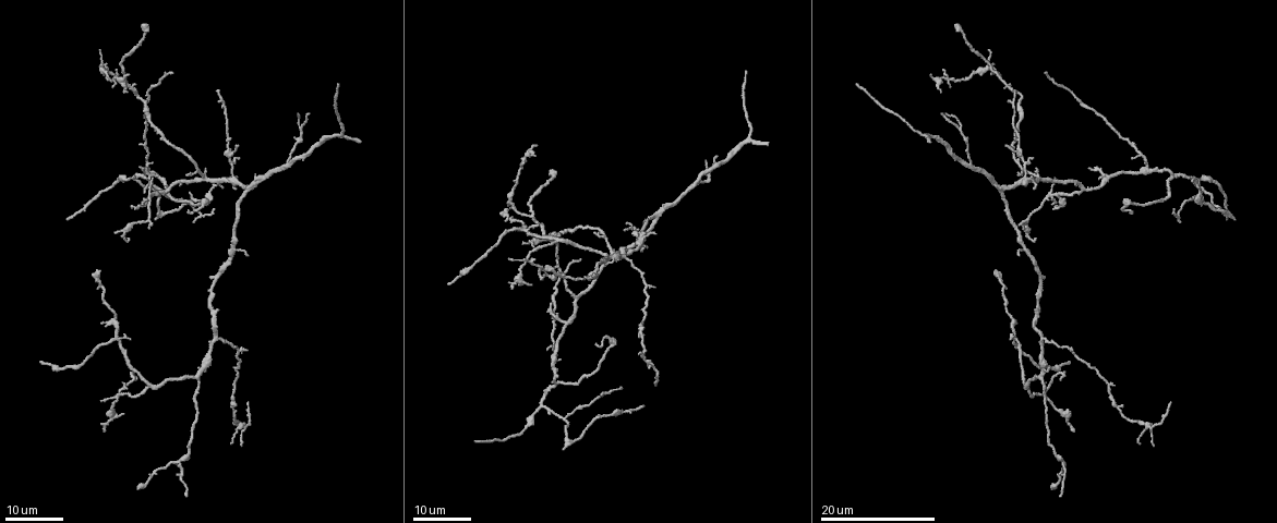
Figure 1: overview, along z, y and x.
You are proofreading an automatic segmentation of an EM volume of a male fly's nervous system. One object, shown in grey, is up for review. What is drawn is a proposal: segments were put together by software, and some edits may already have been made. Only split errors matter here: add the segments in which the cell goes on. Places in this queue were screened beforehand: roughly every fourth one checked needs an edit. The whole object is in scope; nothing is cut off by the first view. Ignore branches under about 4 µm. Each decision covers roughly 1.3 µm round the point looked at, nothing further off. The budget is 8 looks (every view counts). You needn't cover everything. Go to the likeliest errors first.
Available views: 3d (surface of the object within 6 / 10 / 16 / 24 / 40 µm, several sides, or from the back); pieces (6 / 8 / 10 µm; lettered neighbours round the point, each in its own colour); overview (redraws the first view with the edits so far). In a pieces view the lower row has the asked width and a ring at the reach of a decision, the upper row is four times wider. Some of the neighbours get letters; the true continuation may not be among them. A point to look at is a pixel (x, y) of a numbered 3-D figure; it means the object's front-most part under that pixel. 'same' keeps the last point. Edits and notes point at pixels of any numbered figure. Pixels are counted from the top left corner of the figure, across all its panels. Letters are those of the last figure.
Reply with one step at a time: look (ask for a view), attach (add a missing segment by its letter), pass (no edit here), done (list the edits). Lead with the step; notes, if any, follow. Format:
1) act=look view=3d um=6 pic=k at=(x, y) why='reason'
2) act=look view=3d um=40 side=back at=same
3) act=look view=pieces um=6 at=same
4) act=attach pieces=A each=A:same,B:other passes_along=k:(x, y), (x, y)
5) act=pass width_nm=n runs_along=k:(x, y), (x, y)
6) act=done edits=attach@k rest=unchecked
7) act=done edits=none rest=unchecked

act=look view=3d um=16 pic=1 at=(766, 145) why='an open end'

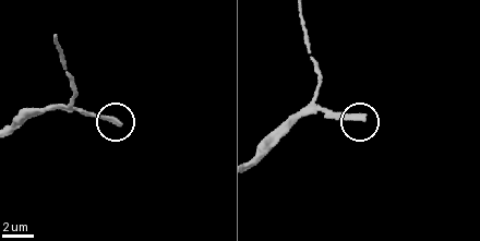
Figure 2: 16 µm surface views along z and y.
act=look view=pieces um=6 pic=2 at=(362, 117)

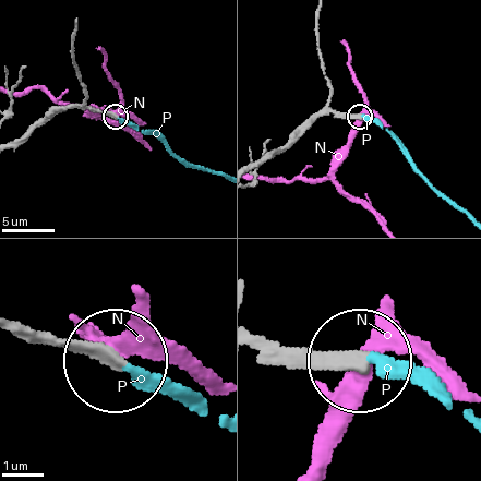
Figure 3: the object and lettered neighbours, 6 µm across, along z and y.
act=attach pieces=P each=N:other,P:same passes_along=3:(260, 345), (374, 355), (451, 404) found='it goes on there'

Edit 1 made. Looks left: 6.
act=look view=overview

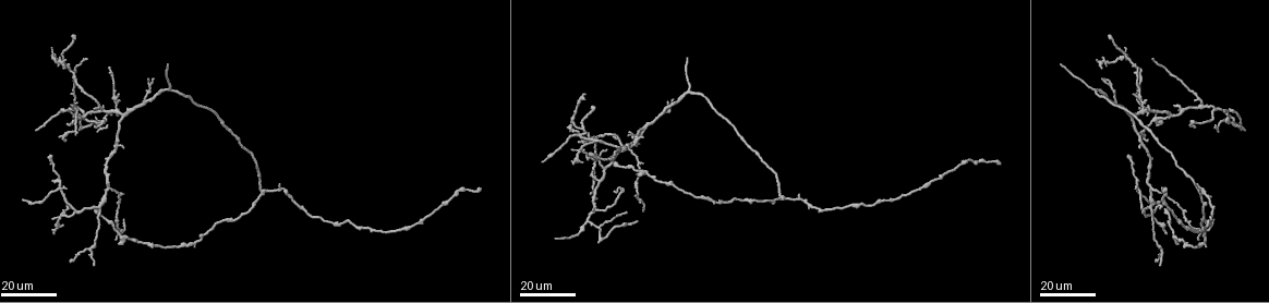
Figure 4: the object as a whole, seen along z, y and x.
act=look view=3d um=16 pic=4 at=(24, 200) why='long arm stops here'

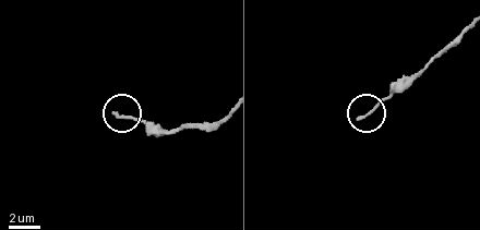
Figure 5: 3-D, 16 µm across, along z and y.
act=look view=pieces um=10 pic=5 at=(113, 112)

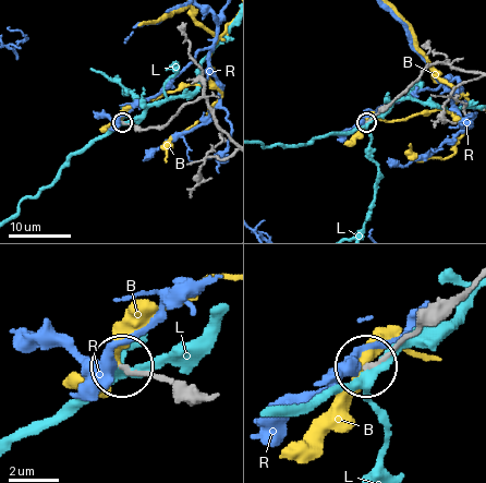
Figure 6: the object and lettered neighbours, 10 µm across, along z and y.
act=pass each=B:other,L:other,R:other runs_along=6:(465, 286), (367, 365) found='none of them fits'

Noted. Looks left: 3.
act=look view=3d um=16 pic=1 at=(747, 70)

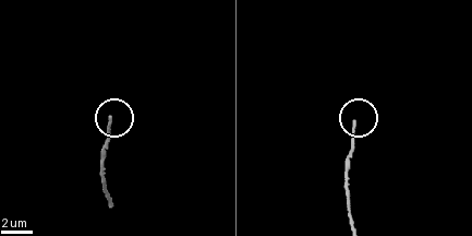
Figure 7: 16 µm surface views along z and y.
act=look view=pieces um=8 pic=7 at=(110, 116)

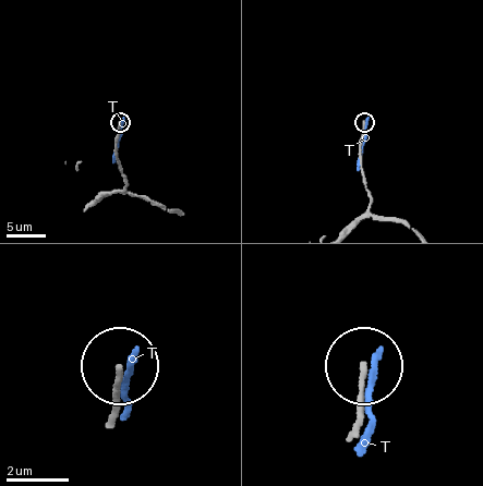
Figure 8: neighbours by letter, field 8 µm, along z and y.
act=pass each=T:other runs_along=8:(352, 226), (370, 202), (360, 152), (363, 123) found='none of them fits'

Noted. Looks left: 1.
act=done edits=attach@3 rest=unchecked

